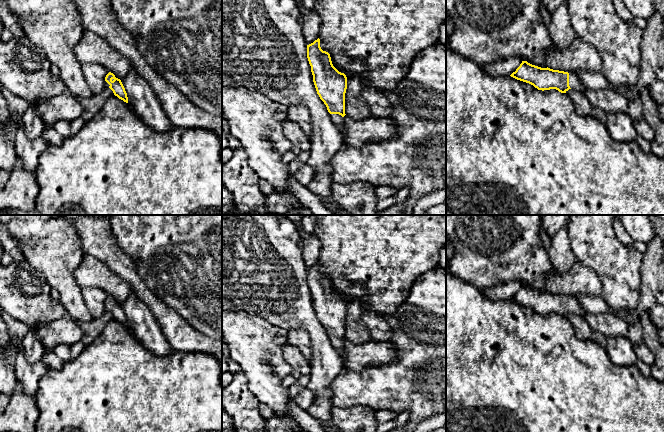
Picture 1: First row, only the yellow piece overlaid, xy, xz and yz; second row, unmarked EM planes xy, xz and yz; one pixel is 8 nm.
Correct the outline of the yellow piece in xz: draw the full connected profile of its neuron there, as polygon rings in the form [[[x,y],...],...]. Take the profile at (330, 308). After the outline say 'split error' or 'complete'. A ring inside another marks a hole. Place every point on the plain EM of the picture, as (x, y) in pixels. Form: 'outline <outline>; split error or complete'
outline [[[319,262],[307,269],[307,282],[317,318],[326,329],[332,346],[343,358],[347,301],[333,290],[330,278],[321,273]]]; split error

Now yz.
outline [[[522,285],[520,290],[513,296],[511,301],[529,307],[538,314],[556,313],[561,317],[566,317],[569,313],[574,313],[581,317],[588,314],[579,304],[576,297],[568,297],[550,292],[541,292]]]; split error

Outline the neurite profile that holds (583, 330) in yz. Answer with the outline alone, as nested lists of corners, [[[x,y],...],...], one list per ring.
[[[569,313],[565,318],[572,324],[575,334],[579,339],[586,340],[591,338],[593,329],[584,317]]]

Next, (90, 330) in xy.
[[[105,311],[99,318],[94,319],[92,322],[77,322],[81,331],[81,341],[85,346],[91,344],[104,330],[106,325],[114,320],[113,315],[109,311]]]

